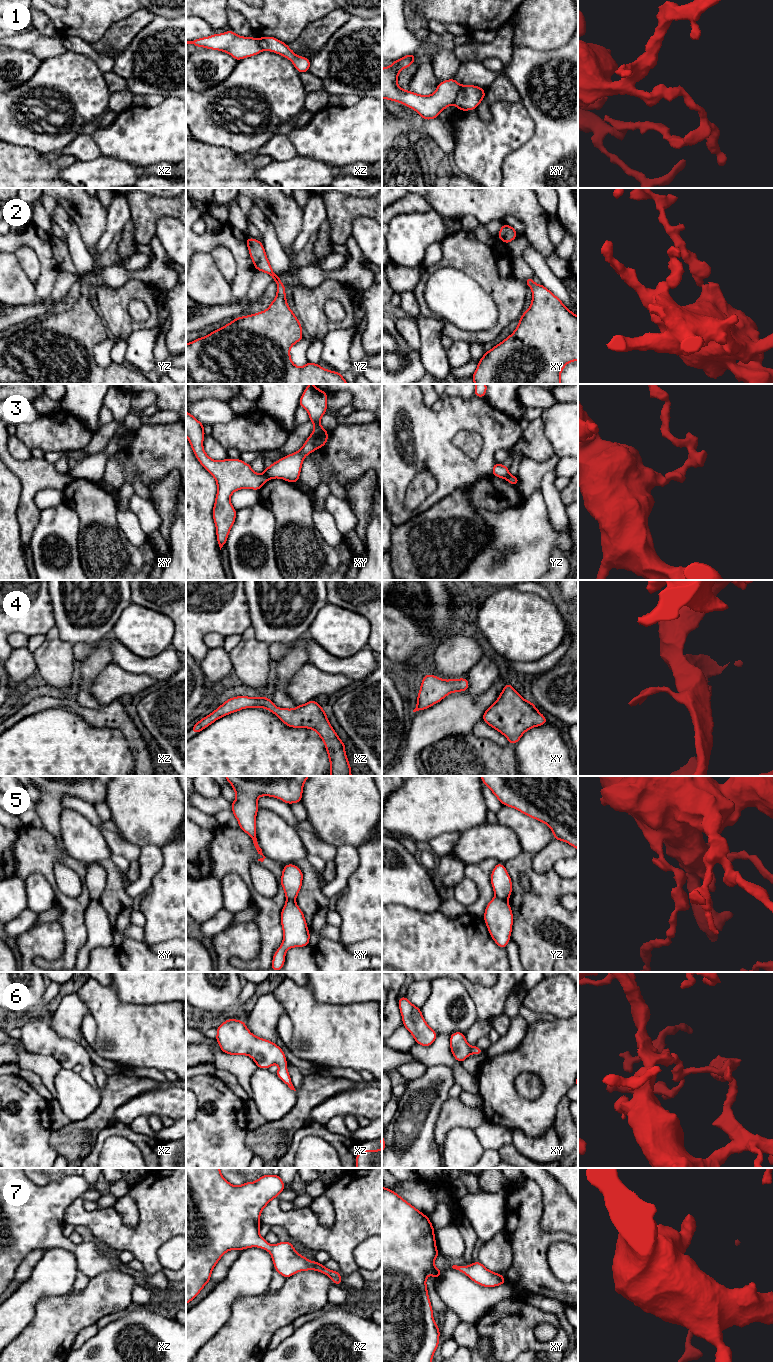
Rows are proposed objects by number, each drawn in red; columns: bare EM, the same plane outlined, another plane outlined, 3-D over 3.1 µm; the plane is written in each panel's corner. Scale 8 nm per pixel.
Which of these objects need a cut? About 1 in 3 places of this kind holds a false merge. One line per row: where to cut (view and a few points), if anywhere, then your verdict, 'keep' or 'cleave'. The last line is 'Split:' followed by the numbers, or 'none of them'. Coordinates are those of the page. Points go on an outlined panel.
1: xy (462, 85), (454, 103) | cleave
2: no cut | keep
3: xy (263, 473), (269, 478) | cleave
4: no cut | keep
5: yz (495, 895), (506, 901) | cleave
6: no cut | keep
7: no cut | keep
Split: 1, 3, 5

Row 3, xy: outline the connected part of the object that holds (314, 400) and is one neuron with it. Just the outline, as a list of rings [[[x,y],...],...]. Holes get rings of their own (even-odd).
[[[309,384],[299,400],[299,406],[305,408],[314,430],[300,450],[284,456],[282,459],[264,470],[269,479],[280,478],[292,483],[298,483],[304,458],[313,451],[323,447],[328,440],[328,431],[320,425],[320,420],[327,408],[327,393]]]

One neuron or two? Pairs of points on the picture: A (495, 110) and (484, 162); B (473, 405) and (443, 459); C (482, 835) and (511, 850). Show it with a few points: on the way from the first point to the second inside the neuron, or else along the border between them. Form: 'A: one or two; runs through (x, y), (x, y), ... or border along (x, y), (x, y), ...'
A: one; runs through (495, 123), (495, 136), (484, 149)
B: one; runs through (460, 418), (443, 435), (443, 446)
C: one; runs through (489, 840), (497, 841), (504, 845)

